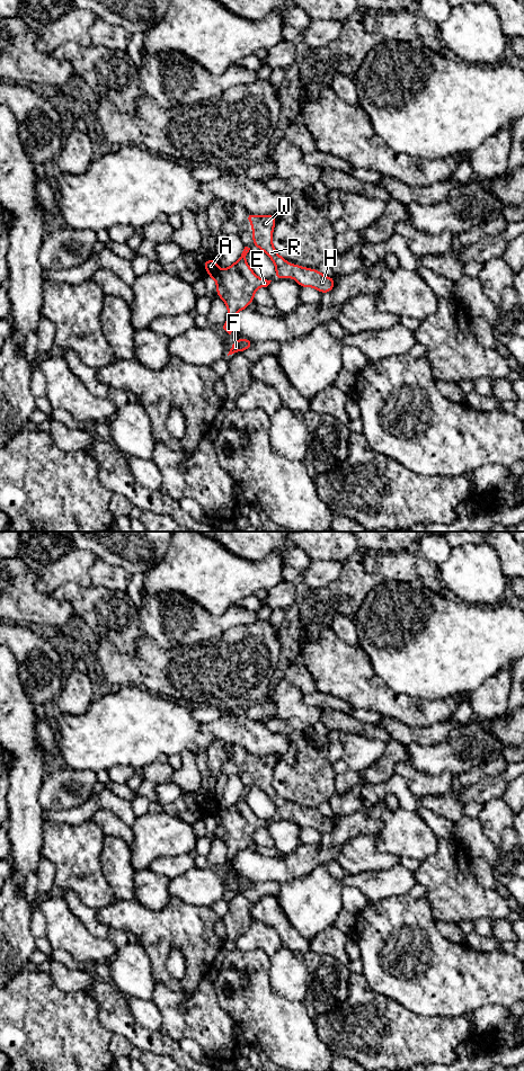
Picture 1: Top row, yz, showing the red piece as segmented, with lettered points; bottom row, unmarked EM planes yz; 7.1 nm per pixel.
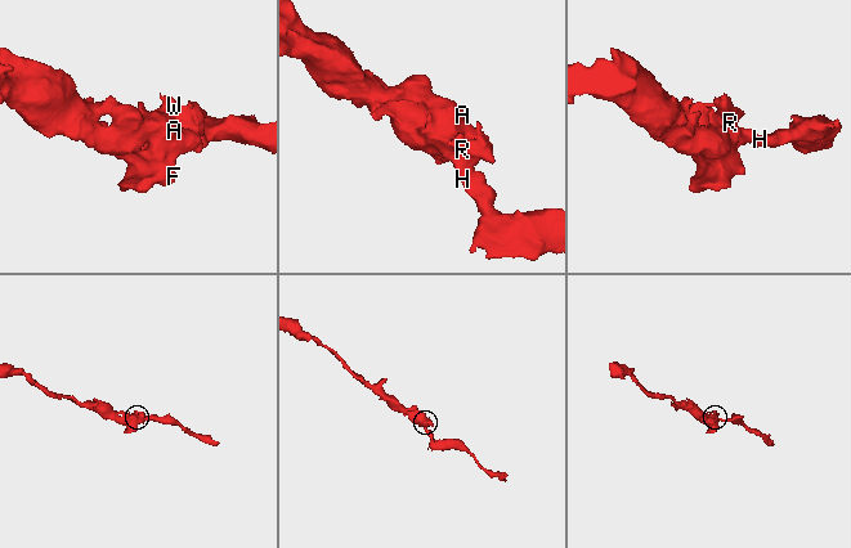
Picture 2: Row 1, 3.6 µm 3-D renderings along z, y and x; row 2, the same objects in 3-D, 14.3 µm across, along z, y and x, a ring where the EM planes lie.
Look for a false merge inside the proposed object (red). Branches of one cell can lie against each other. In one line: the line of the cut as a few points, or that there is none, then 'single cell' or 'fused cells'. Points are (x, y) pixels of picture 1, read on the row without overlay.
no cut; single cell

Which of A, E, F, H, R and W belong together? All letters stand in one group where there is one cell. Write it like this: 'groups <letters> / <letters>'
groups A E F H R W

